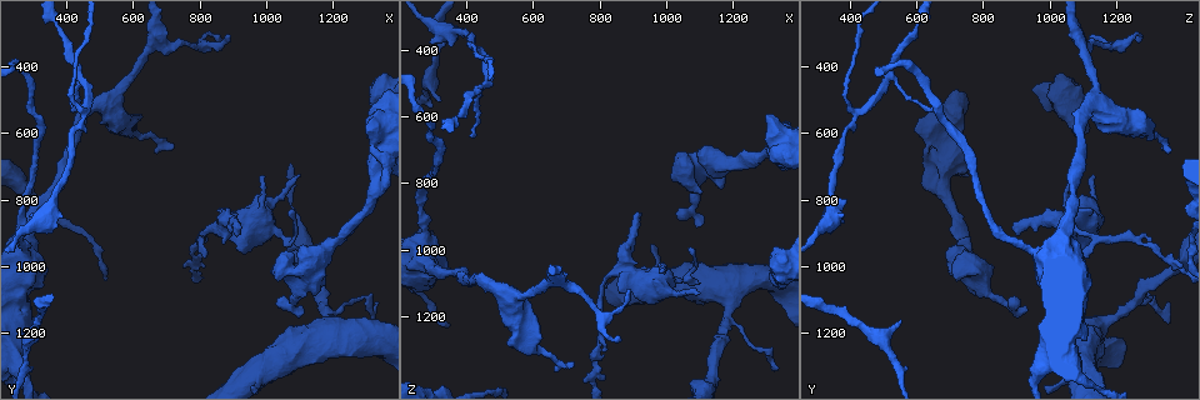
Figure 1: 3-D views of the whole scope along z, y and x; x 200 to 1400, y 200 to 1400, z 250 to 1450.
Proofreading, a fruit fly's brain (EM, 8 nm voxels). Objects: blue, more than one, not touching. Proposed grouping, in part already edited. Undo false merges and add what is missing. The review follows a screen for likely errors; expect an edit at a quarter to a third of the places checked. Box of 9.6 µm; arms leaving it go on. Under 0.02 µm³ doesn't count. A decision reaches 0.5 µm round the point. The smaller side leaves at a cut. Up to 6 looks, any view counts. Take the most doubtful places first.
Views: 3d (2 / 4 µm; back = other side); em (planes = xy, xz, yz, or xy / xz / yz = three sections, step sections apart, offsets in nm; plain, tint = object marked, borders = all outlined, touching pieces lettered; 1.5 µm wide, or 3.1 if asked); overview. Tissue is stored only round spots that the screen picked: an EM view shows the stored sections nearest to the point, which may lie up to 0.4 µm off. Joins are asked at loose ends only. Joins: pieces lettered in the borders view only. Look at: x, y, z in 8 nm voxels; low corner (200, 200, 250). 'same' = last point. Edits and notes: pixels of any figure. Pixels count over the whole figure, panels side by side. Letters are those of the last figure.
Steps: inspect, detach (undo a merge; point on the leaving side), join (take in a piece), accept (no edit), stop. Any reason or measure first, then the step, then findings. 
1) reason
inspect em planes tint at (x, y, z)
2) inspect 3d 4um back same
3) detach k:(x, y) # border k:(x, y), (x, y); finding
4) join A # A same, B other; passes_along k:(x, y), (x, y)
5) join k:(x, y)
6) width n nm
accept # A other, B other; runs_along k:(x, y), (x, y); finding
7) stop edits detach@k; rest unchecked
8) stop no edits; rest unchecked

an open end
inspect 3d 2um at (920, 900, 900)

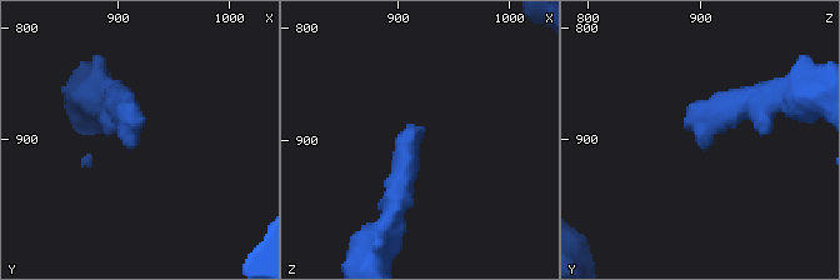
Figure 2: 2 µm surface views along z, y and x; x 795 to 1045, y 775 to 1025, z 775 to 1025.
now the EM
inspect em planes borders at (920, 906, 900)

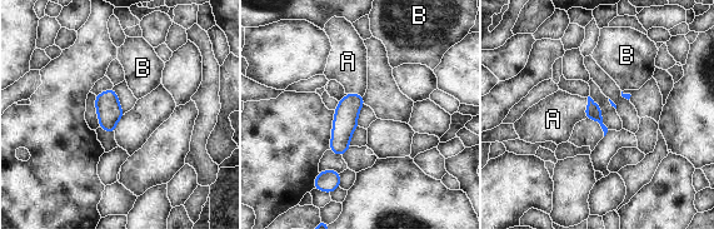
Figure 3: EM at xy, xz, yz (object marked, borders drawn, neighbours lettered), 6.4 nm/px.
longest_contact A 140 nm
join A # A same, B other; it goes on there

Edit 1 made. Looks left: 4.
inspect overview

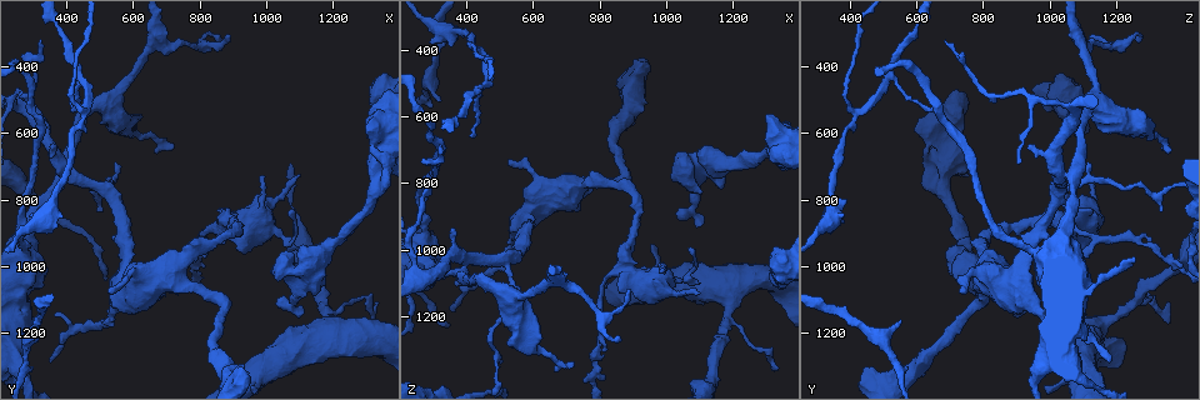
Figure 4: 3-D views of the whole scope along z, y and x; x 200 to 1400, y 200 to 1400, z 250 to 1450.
free end
inspect 3d 4um at (350, 630, 940)

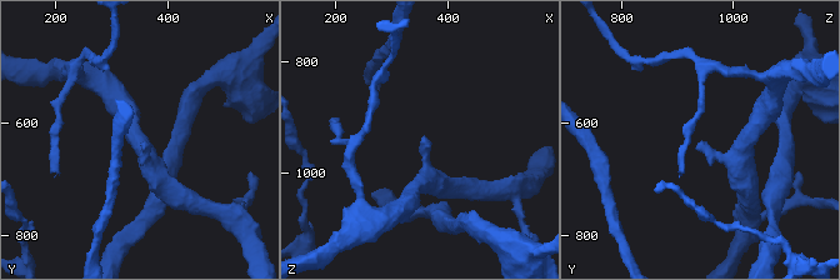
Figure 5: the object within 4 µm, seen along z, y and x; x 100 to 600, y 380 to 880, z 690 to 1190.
inspect em xz step 4 borders at (355, 640, 940)

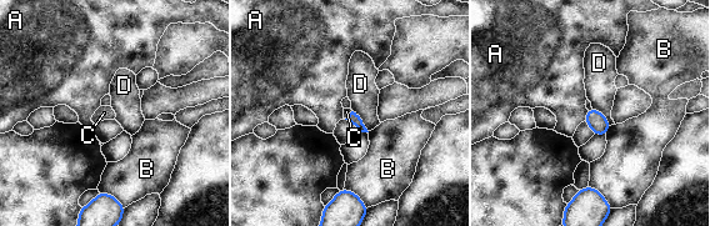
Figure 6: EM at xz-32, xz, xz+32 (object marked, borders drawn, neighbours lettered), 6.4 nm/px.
inspect em planes borders same

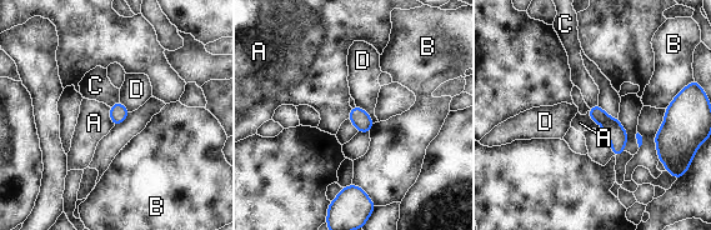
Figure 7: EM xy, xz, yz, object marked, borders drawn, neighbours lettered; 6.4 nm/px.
longest_contact D 180 nm
join C # A other, B other, C same, D other; passes_along 7:(119, 113), (114, 104), (95, 85); it goes on there

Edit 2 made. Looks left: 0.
stop edits join@3, join@7; rest unchecked

